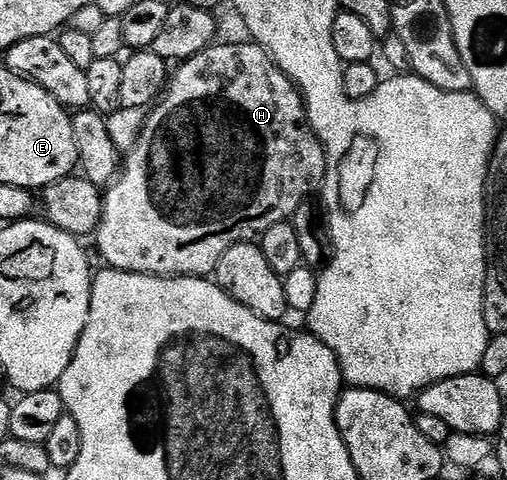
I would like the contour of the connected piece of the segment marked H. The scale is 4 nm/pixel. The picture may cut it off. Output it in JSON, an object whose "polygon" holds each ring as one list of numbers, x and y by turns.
{"polygon":[[222,41,216,42,214,45,206,47,201,53,197,53,193,57,182,60,178,64,179,67,170,72,167,88,163,91,163,96,159,98,158,103,154,104,150,108,145,125,141,129,139,134,139,140,137,145,133,145,133,149,126,152,125,158,122,160,121,166,114,179,111,180,109,186,106,188,103,197,103,212,101,213,101,221,99,222,99,230,95,232,93,236,93,242,99,246,99,255,104,259,108,268,116,271,128,271,129,273,141,273,142,275,162,275,164,277,178,277,184,275,185,277,193,277,194,279,202,279,204,277,211,277,215,274,215,266,221,261,221,257,225,253,225,249,229,249,233,245,238,243,245,243,248,241,258,240,259,236,263,234,265,229,269,229,269,225,277,225,278,223,286,223,292,218,301,204,308,202,312,198,311,195,320,190,323,185,323,178,327,172,327,148,321,145,321,141,313,133,313,129,309,125,307,120,307,106,303,103,303,94,299,92,298,87,284,71,272,61,269,57,269,53,264,47,259,46,254,41,246,41,247,43,222,43]]}

